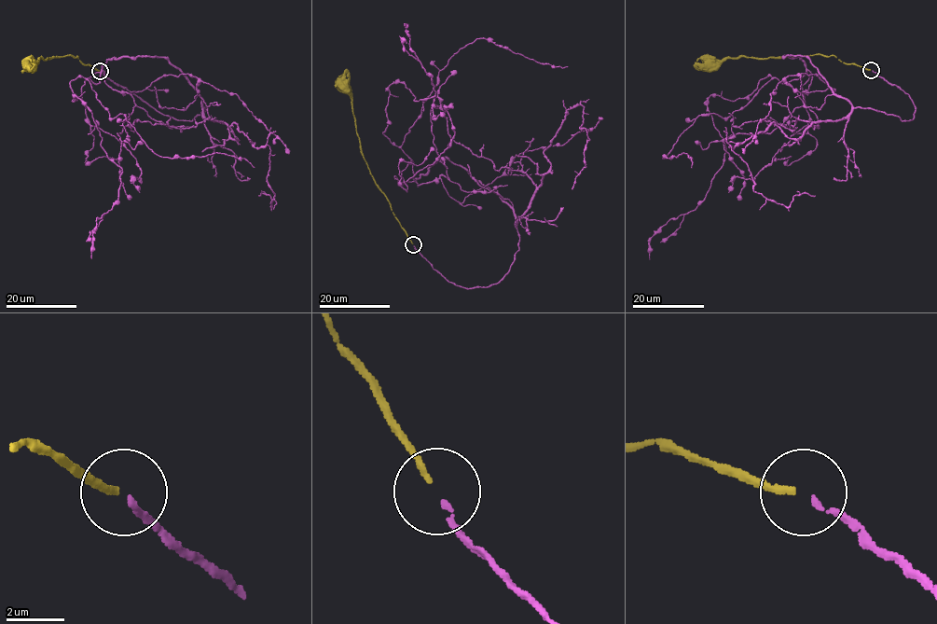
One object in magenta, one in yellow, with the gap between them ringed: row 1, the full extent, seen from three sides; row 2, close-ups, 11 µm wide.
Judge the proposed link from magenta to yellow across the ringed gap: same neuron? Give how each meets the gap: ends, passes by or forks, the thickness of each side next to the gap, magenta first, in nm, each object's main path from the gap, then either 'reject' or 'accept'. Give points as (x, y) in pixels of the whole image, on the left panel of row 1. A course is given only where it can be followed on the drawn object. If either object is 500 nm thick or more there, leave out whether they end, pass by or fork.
magenta ends there; yellow ends there; 180 nm thick on the magenta side, 240 nm on the other; magenta runs (101, 71), (179, 120), (206, 108), (163, 57), (109, 59), (99, 83), (70, 82), (122, 170), (91, 258); yellow runs (99, 71), (82, 64), (76, 56), (67, 55), (40, 57), (30, 64); accept

